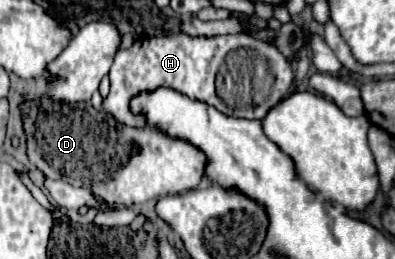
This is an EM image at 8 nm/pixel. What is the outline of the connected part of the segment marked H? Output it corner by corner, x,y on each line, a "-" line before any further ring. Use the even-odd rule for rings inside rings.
172,33
164,37
138,39
130,49
122,49
116,53
110,67
110,93
102,101
102,111
128,127
146,129
146,117
130,109
132,97
142,91
170,87
190,99
216,107
228,117
264,119
266,113
284,99
292,81
294,71
286,57
276,47
254,39
252,35
236,33
218,37
190,37
186,33
-
244,59
248,61
248,81
240,71
244,67
-
226,61
228,71
222,71
222,65

